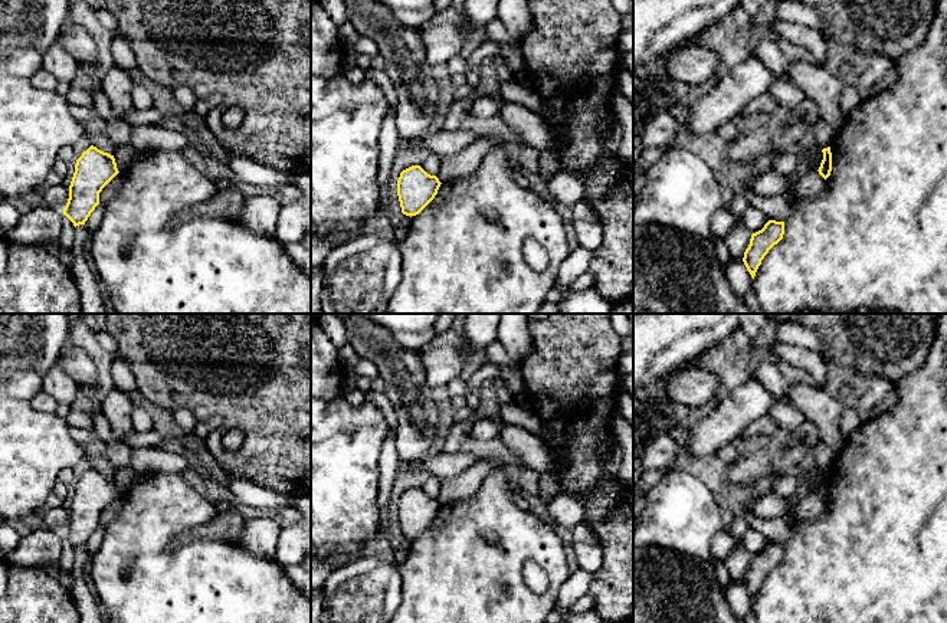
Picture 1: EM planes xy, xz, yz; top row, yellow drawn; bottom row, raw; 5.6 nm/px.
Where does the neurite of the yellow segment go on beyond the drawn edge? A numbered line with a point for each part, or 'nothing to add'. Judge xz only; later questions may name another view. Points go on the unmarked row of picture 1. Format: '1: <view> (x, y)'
nothing to add

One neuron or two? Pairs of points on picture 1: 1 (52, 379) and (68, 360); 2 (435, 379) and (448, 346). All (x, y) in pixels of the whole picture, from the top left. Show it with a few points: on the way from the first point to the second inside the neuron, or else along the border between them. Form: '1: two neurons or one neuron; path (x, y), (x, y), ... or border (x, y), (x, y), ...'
1: two neurons; border (58, 361), (79, 386)
2: one neuron; path (441, 370), (446, 354)

